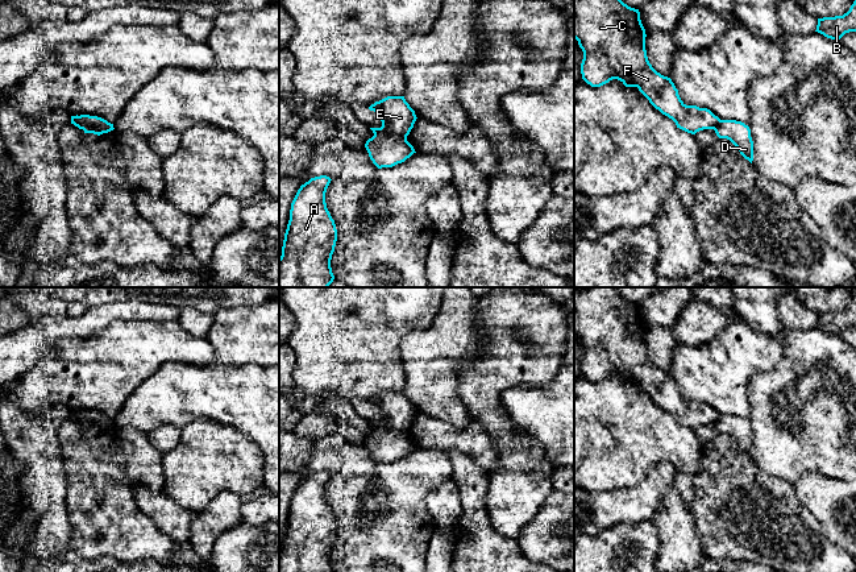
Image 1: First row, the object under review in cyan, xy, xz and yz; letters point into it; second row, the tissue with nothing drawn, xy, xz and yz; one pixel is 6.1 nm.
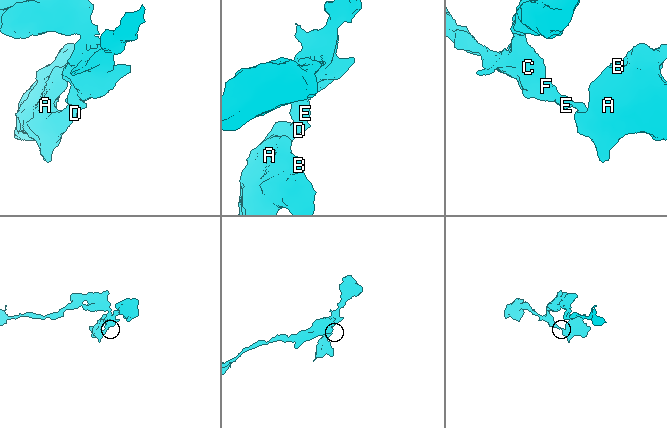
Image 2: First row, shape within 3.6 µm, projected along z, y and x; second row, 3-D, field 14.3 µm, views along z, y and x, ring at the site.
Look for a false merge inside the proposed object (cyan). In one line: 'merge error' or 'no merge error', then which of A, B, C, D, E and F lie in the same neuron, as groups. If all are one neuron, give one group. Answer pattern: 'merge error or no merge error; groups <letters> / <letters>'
merge error; groups A B D / C E F

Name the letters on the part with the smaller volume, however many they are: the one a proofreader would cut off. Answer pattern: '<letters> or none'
A, B, D

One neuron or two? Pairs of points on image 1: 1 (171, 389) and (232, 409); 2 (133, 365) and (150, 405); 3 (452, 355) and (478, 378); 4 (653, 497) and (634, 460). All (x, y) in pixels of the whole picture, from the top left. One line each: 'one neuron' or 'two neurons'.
1: one neuron
2: two neurons
3: two neurons
4: two neurons

